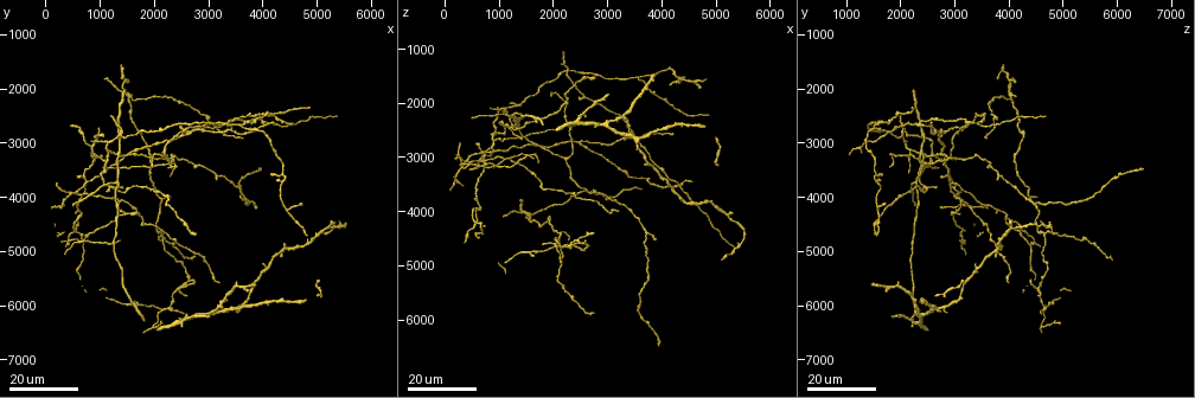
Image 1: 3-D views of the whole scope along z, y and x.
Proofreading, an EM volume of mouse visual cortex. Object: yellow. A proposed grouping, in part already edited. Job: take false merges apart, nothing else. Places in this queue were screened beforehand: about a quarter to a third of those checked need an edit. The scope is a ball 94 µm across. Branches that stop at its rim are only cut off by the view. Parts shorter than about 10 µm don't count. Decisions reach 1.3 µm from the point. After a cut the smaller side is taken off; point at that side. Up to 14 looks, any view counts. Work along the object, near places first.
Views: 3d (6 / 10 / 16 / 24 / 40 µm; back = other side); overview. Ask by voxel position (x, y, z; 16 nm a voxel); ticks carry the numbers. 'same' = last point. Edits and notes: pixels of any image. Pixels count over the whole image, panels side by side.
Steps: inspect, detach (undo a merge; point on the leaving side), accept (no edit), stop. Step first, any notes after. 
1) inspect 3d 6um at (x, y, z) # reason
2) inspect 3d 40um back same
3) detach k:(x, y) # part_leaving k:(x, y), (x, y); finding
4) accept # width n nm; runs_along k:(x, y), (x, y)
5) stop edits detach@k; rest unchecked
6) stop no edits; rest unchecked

inspect 3d 24um at (3550, 2650, 1550)

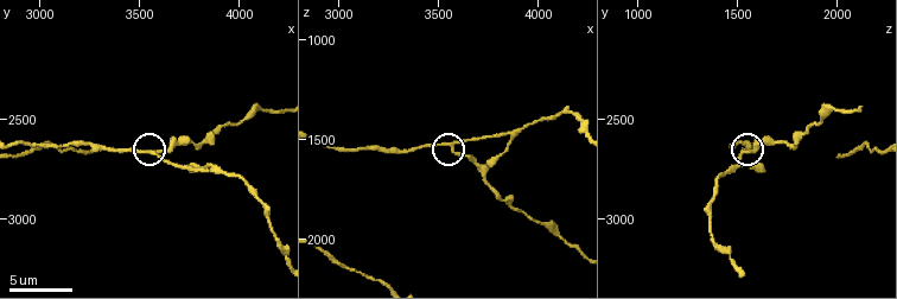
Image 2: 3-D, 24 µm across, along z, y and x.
inspect 3d 10um at (3570, 2670, 1520)

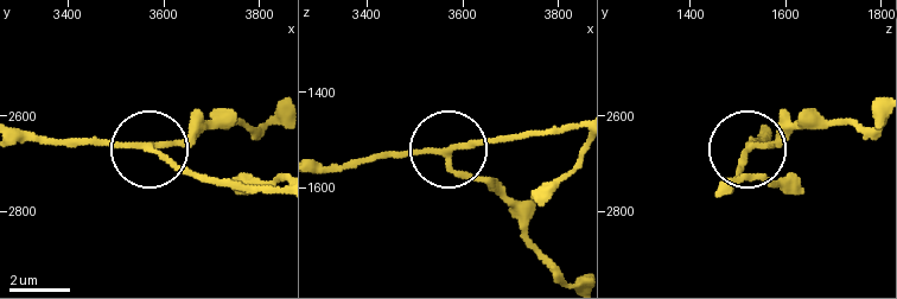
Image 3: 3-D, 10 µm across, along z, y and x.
accept # width 180 nm; runs_along 3:(763, 128), (748, 150), (807, 126); continuous, no second neuron

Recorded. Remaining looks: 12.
inspect 3d 16um at (3350, 2600, 2300) # small branch off a trunk

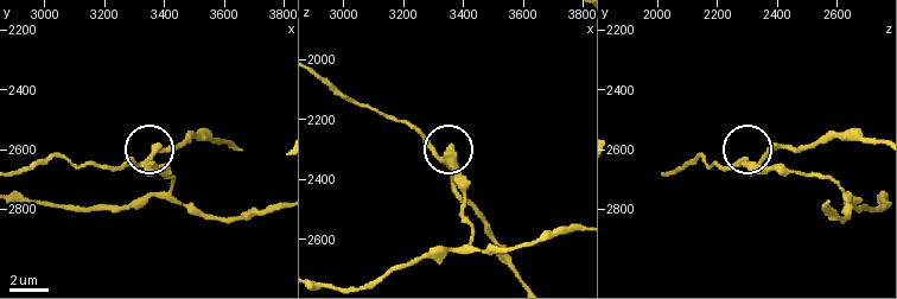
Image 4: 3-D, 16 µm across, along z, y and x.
inspect 3d 10um at (3350, 2630, 2360)

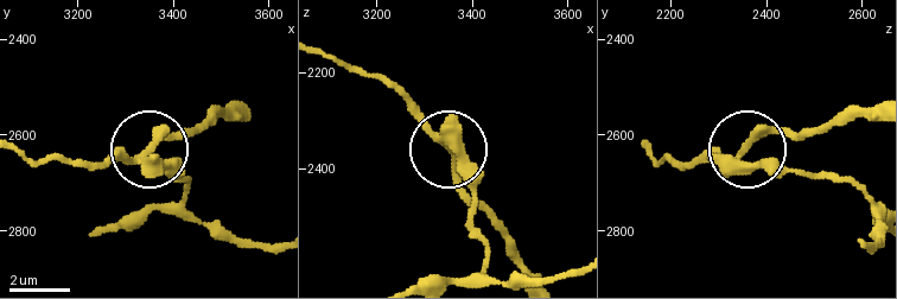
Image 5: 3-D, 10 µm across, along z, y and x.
detach 5:(158, 128) # width 330 nm; two neurons meet here

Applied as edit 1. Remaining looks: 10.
inspect 3d 16um at (2250, 3250, 3050) # two arms in line, one across

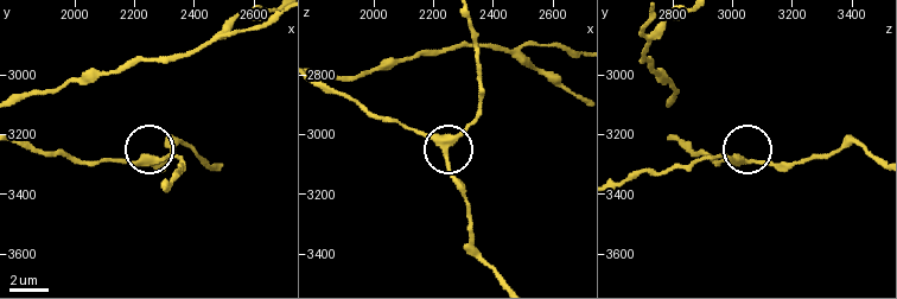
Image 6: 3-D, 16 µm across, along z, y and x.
inspect 3d 10um at (2230, 3290, 3060)

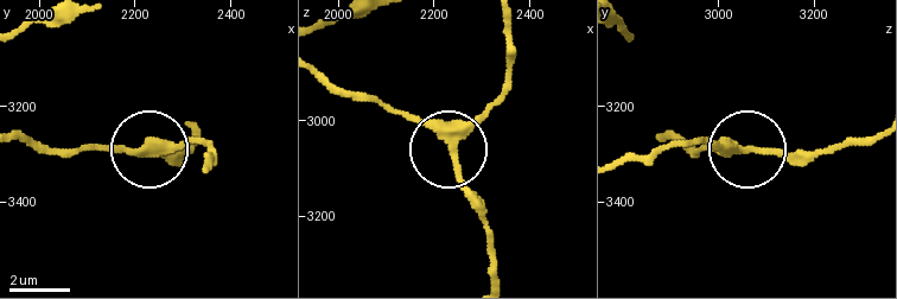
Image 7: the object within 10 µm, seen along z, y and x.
accept # side_arm 34 um; arms 3; all the same neuron

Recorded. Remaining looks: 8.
inspect 3d 24um at (700, 3750, 2950) # four-way junction

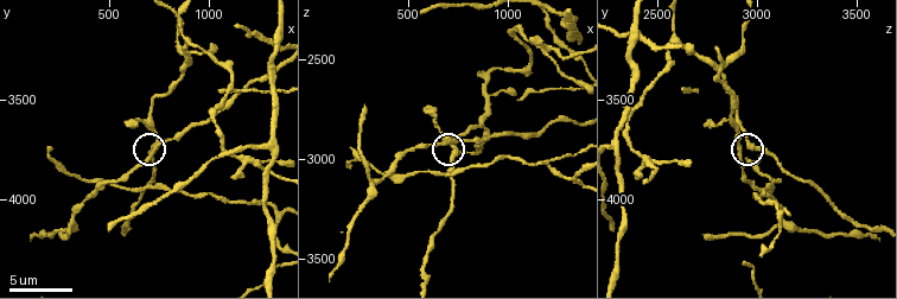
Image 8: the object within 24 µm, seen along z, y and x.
inspect 3d 10um at (730, 3730, 2900) # closer look

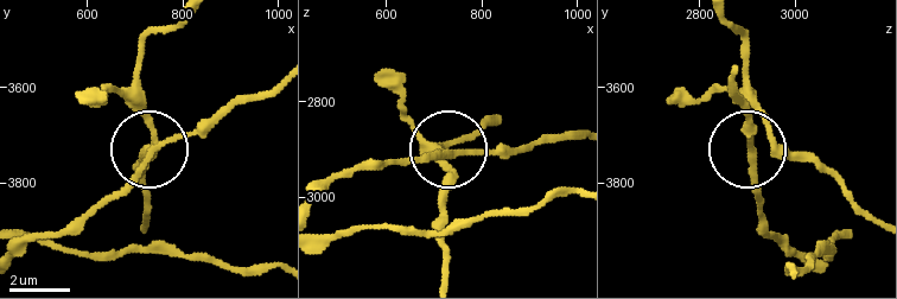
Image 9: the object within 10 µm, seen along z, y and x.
accept # runs_along 9:(731, 78), (746, 112), (749, 147), (769, 139), (762, 103); all the same neuron

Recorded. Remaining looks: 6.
inspect 3d 16um at (1500, 2150, 4050) # four-way junction

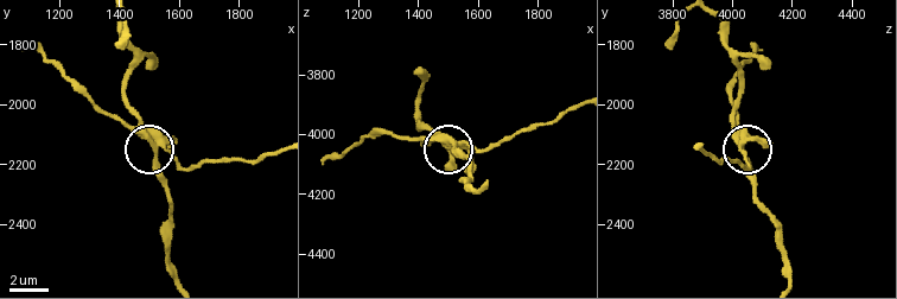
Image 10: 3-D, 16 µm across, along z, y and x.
inspect 3d 10um at (1520, 2140, 4020)

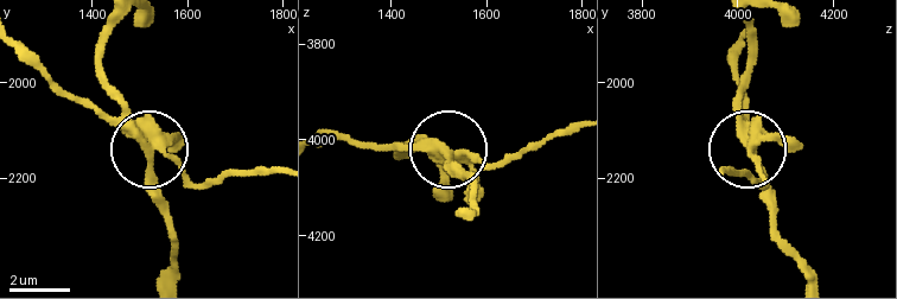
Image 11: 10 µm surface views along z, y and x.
detach 11:(95, 114) # side_arm 13 um; part_leaving 11:(138, 134), (204, 189), (235, 173), (273, 173); a second neuron is stuck on

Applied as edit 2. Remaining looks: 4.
inspect overview

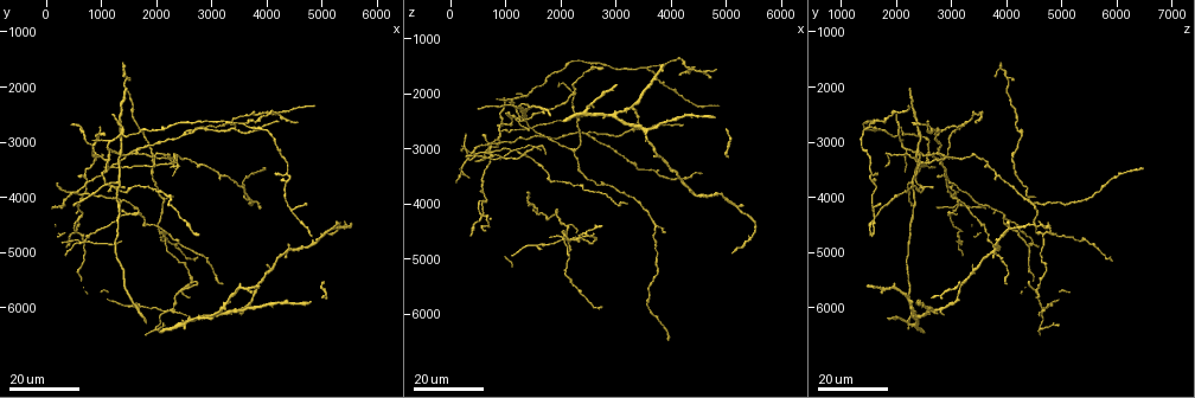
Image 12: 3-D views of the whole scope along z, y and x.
inspect 3d 6um at (1260, 3180, 2440) # small branch off a trunk

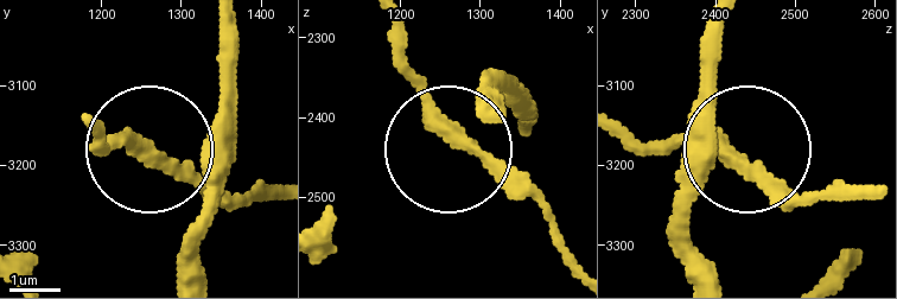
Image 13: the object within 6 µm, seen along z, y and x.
inspect 3d 6um back at (1275, 3195, 2425)

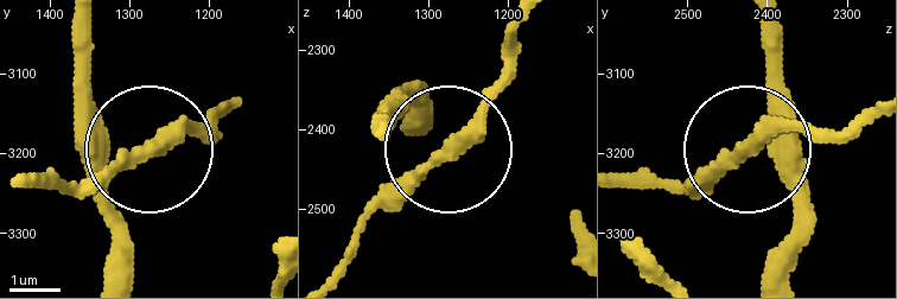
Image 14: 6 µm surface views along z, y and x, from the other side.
accept # arms 3; runs_along 14:(335, 271), (364, 220), (453, 144), (513, 45); continuous, no second neuron

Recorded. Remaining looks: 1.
stop edits detach@5, detach@11; rest unchecked

